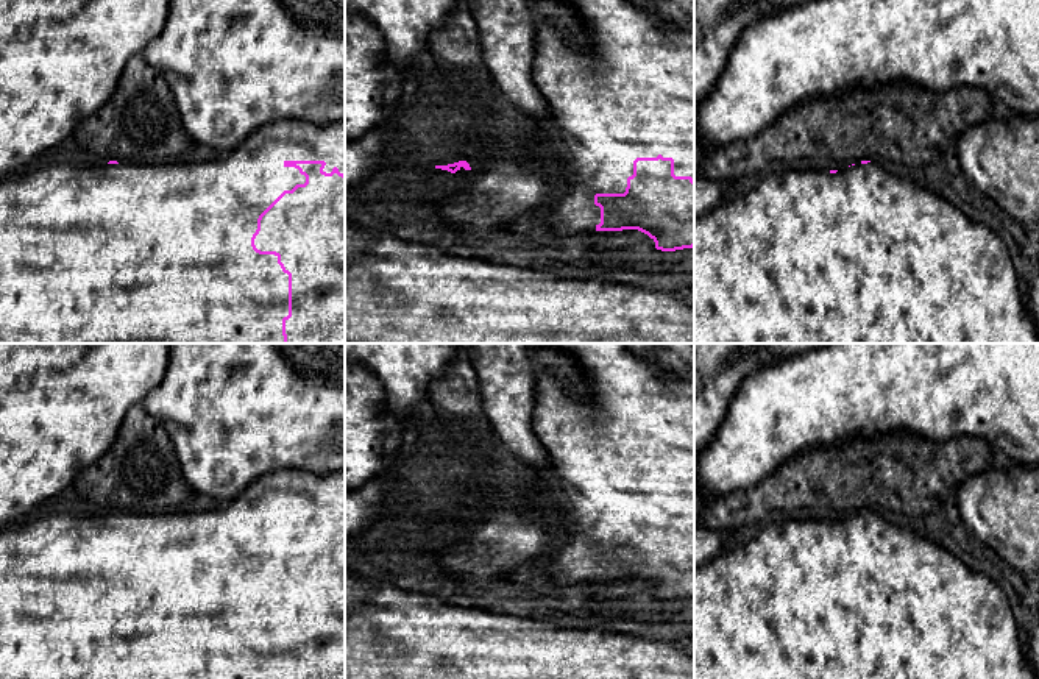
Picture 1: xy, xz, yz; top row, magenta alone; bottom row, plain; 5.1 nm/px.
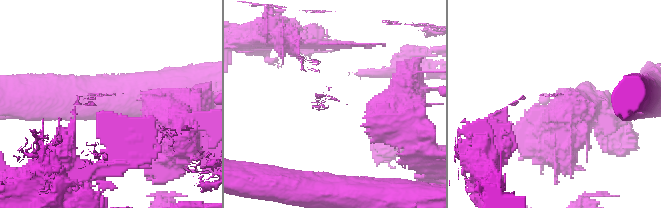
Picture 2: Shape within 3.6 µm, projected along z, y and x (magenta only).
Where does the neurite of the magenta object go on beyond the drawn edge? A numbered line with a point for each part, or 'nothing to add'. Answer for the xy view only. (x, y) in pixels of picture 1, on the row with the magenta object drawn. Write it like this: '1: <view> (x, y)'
1: xy (125, 253)

